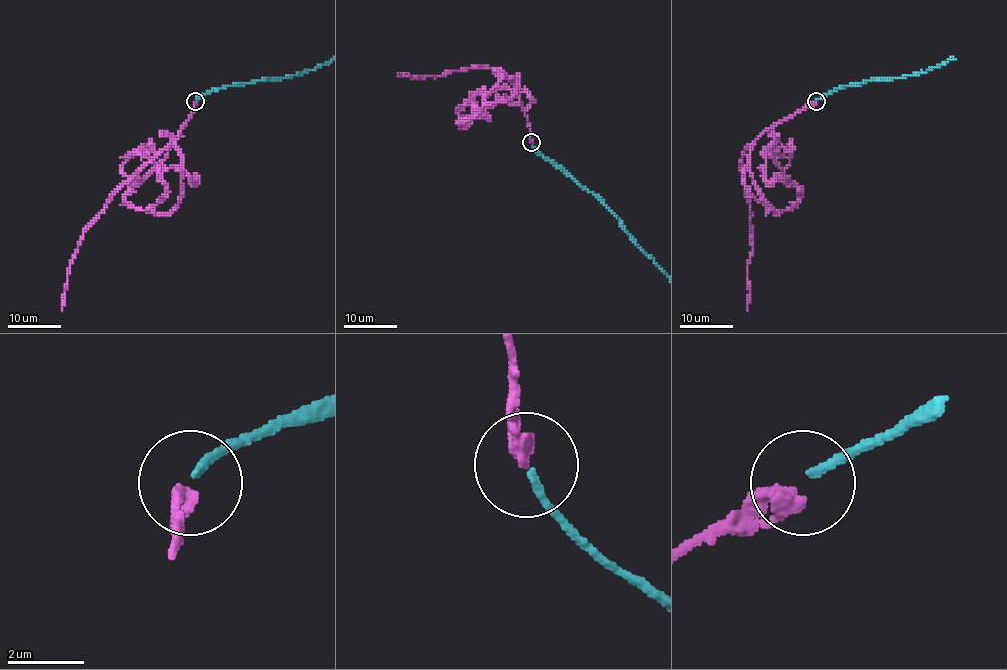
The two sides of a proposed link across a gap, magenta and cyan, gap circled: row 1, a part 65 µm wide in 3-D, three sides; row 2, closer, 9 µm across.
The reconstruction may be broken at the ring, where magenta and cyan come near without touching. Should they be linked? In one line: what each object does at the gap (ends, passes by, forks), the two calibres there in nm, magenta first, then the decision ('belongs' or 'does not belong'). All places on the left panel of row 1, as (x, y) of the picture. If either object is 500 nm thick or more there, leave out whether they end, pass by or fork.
500/200 nm | belongs

